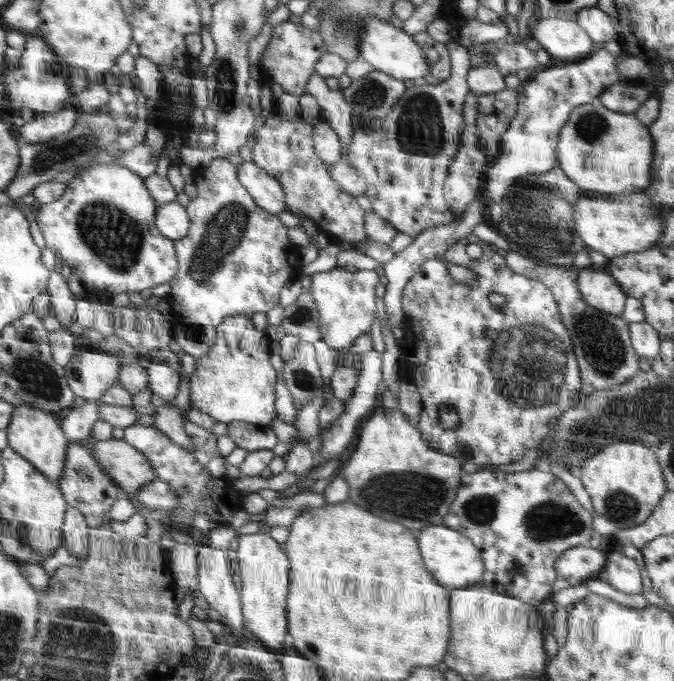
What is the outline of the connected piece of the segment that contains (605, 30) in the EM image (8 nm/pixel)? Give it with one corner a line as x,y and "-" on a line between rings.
597,6
580,10
576,22
588,33
596,47
603,47
606,42
618,38
613,18

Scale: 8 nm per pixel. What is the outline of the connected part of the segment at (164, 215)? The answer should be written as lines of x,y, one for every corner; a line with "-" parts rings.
176,201
167,202
158,205
154,225
163,237
175,241
186,236
190,219
185,206

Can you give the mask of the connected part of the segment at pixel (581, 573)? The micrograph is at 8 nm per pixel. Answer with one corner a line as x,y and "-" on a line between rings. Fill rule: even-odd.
575,546
565,550
557,559
554,565
555,571
560,578
566,578
570,584
585,584
590,578
603,575
603,568
607,555
599,549
591,546

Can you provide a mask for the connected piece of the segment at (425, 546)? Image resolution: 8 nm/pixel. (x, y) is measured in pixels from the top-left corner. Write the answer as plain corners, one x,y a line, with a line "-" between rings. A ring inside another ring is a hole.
444,524
428,526
420,532
418,548
430,574
448,589
470,587
476,584
484,574
485,564
481,557
481,550
460,531
454,530

